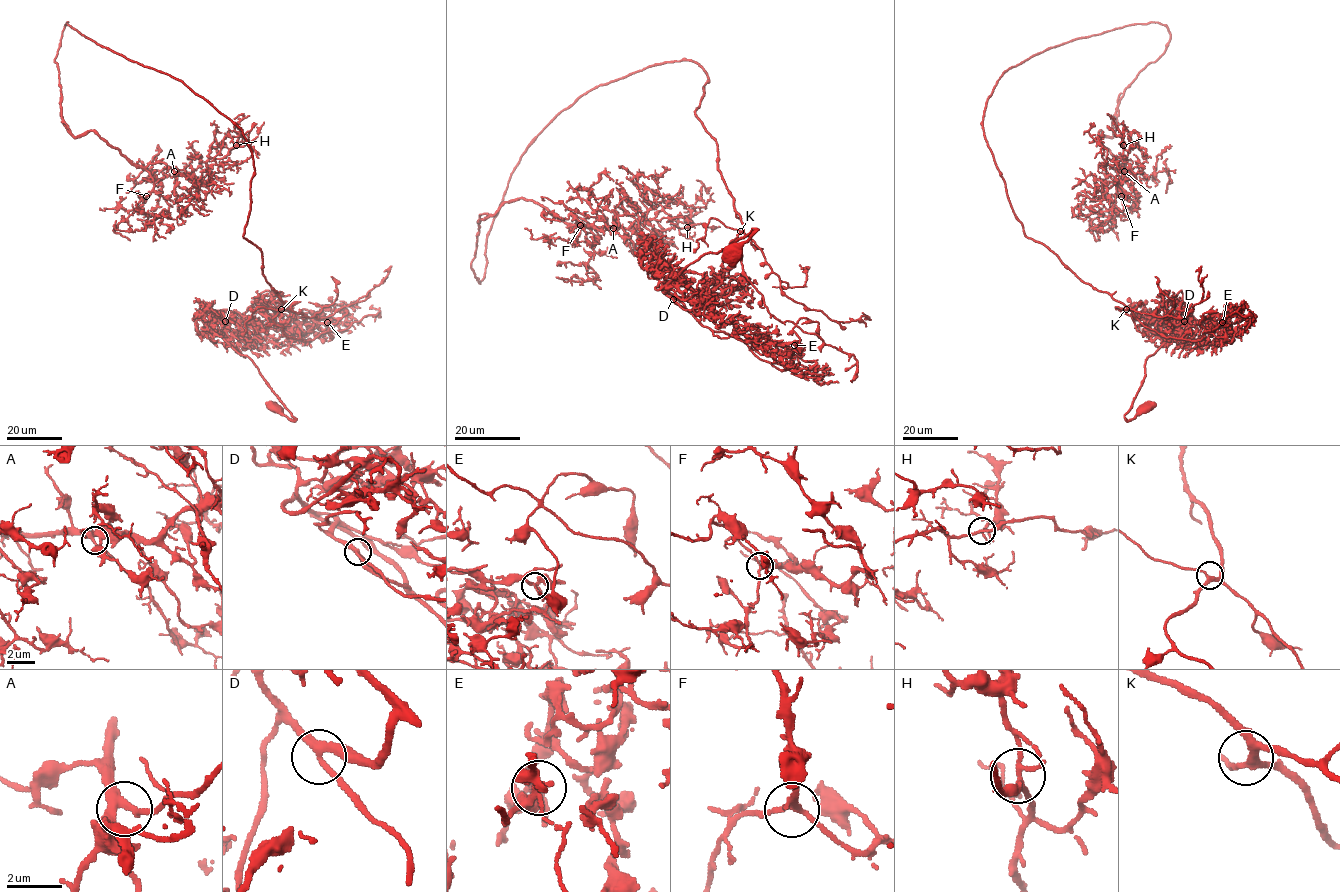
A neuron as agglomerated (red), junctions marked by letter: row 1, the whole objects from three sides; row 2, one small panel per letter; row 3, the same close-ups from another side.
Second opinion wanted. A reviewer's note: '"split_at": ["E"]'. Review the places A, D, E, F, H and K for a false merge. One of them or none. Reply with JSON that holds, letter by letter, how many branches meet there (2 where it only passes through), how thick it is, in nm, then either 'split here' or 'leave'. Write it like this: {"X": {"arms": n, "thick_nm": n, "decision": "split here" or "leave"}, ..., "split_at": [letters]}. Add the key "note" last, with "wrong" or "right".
{"A": {"arms": 3, "thick_nm": 280, "decision": "leave"}, "D": {"arms": 3, "thick_nm": 280, "decision": "leave"}, "E": {"arms": 3, "thick_nm": 240, "decision": "split here"}, "F": {"arms": 3, "thick_nm": 170, "decision": "leave"}, "H": {"arms": 3, "thick_nm": 190, "decision": "leave"}, "K": {"arms": 3, "thick_nm": 260, "decision": "leave"}, "split_at": ["E"], "note": "right"}

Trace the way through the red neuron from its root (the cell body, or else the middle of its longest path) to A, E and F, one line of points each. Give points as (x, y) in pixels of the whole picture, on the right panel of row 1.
A: (1145, 409), (1229, 310), (1164, 337), (1025, 234), (1002, 74), (1164, 24), (1099, 132), (1124, 171)
E: (1145, 409), (1124, 416), (1146, 359), (1178, 320), (1211, 322), (1230, 317), (1229, 309), (1222, 322)
F: (1145, 409), (1229, 310), (1166, 337), (1082, 282), (982, 120), (1161, 23), (1099, 132), (1121, 196)

